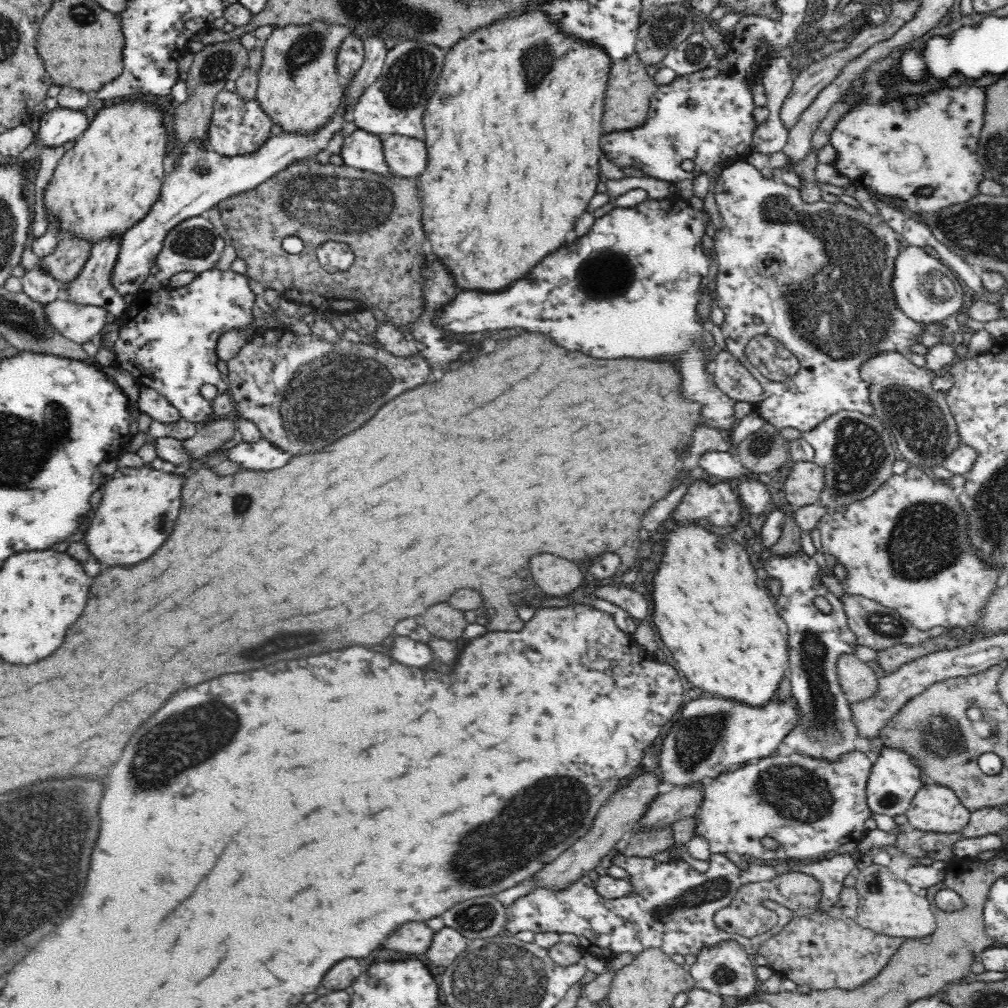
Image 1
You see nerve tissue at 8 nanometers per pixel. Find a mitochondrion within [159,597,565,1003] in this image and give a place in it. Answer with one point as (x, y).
(478, 917)

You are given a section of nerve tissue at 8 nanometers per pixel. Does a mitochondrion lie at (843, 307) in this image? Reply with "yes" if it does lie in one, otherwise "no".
yes

